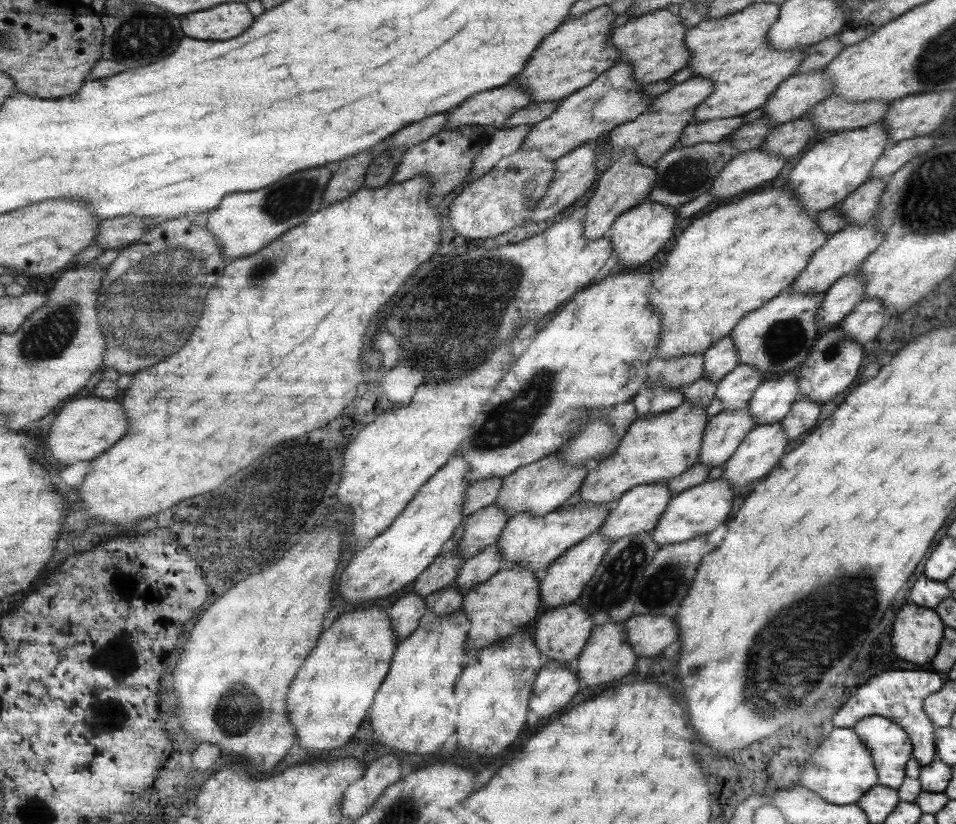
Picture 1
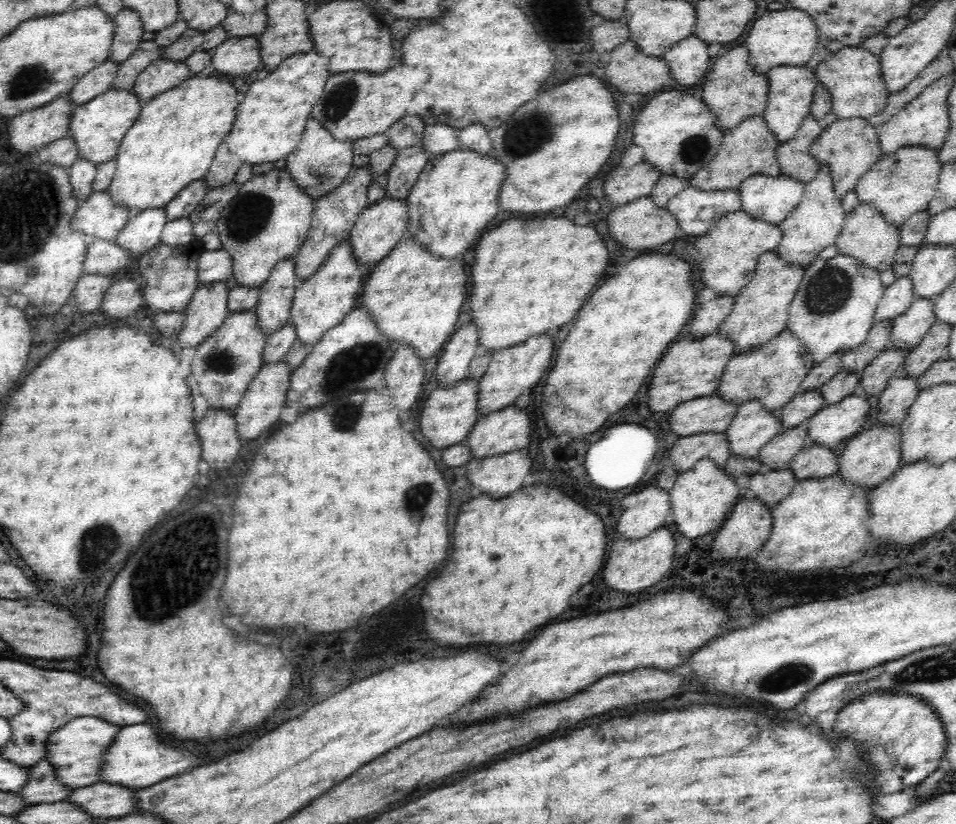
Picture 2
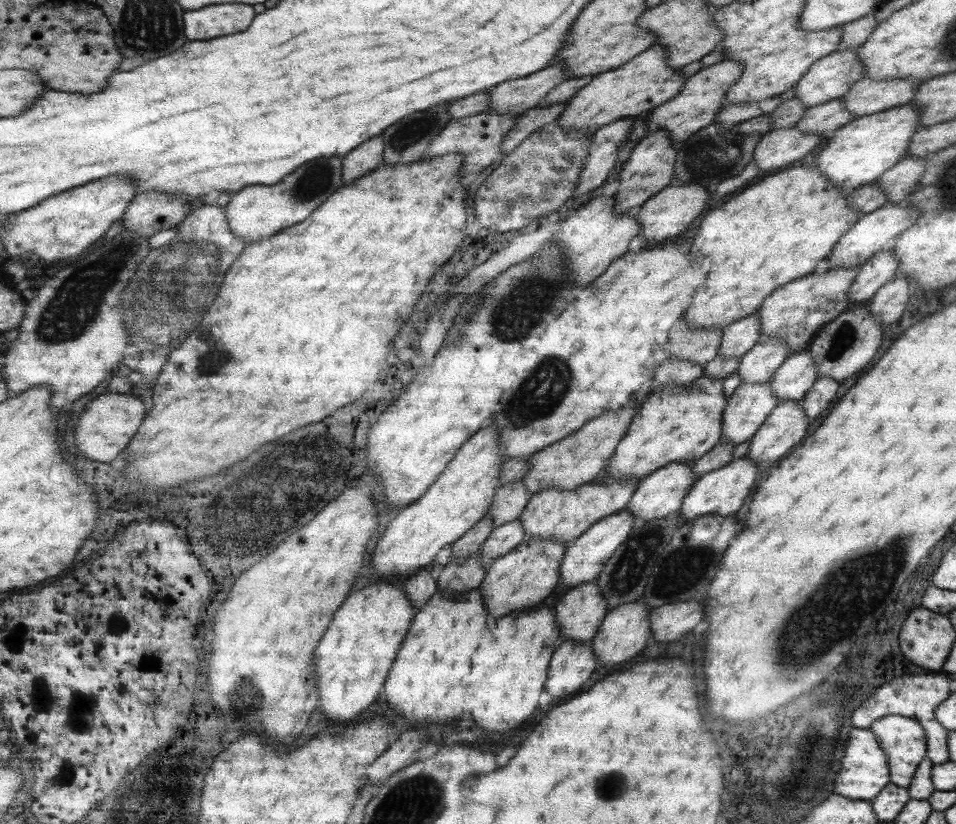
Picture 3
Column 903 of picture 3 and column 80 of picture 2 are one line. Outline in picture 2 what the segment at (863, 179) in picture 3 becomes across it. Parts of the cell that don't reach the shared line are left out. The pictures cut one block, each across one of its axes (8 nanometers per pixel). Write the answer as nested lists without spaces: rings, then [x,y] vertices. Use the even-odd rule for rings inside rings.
[[[114,88],[106,90],[86,104],[77,106],[71,116],[69,134],[78,146],[78,156],[96,165],[115,158],[125,134],[136,122],[143,106],[144,103],[140,102],[140,98],[132,90]]]

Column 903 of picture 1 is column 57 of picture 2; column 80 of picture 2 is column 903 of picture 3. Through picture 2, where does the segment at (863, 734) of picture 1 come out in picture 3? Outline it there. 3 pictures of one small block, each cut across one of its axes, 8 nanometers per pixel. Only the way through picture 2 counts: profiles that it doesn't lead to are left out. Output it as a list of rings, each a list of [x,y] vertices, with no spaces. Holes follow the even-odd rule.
[[[903,715],[881,717],[874,721],[869,729],[874,731],[879,746],[889,759],[890,782],[907,789],[914,778],[914,772],[918,769],[918,764],[926,759],[926,731],[915,719],[905,718]]]

